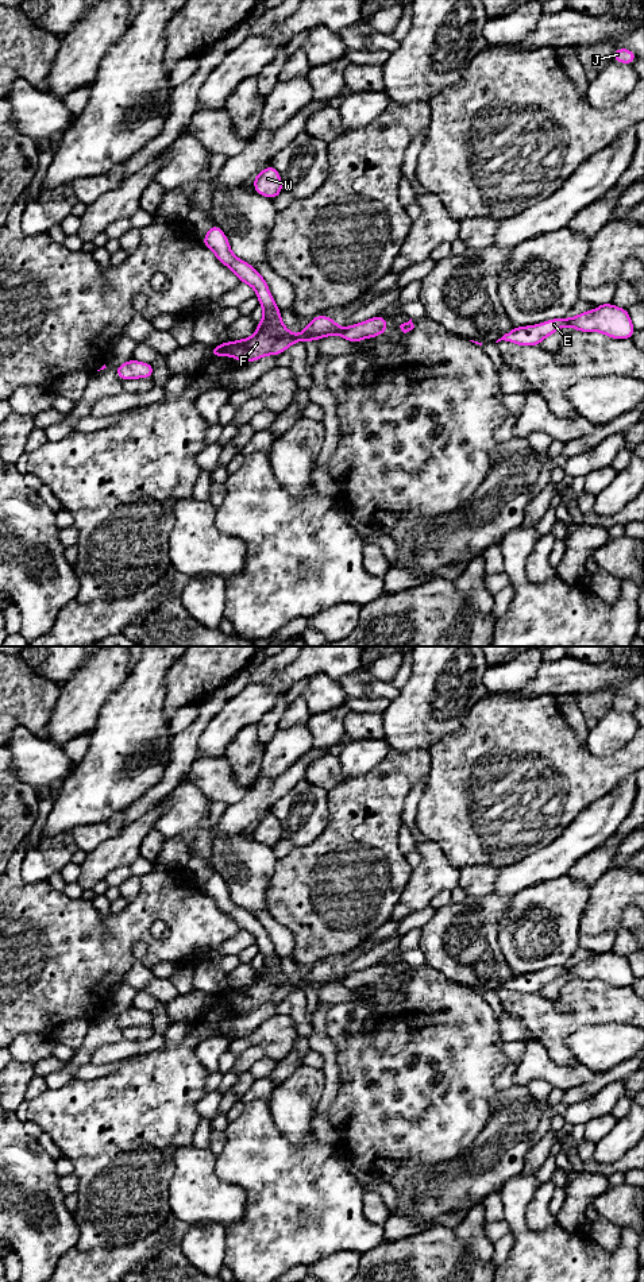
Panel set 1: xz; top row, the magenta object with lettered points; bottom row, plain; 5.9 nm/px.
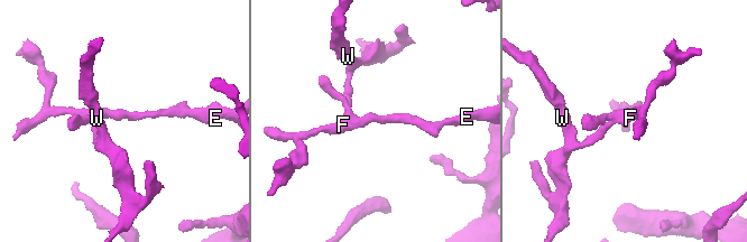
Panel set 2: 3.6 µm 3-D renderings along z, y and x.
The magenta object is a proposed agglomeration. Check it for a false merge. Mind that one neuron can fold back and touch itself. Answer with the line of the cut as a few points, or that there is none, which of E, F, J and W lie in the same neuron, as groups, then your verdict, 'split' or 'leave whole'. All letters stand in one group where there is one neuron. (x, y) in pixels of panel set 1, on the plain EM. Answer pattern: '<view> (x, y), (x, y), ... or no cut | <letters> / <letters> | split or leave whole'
xz (266, 960), (270, 969), (257, 977) | E F J / W | split

